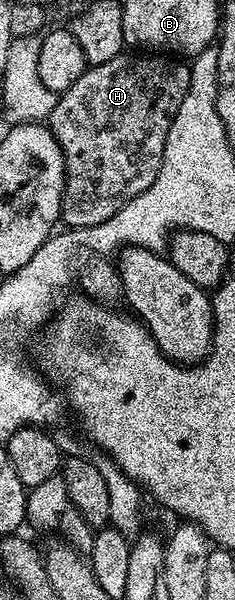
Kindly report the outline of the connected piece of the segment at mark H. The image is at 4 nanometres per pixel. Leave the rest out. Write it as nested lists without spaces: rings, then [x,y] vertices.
[[[123,52],[115,56],[115,60],[107,60],[107,64],[89,66],[71,88],[59,95],[47,125],[65,157],[65,190],[61,194],[60,221],[69,225],[66,227],[88,228],[103,224],[111,220],[123,204],[155,184],[171,120],[175,112],[179,112],[179,104],[183,104],[188,87],[189,66],[184,61],[169,56],[150,56],[145,52]]]

